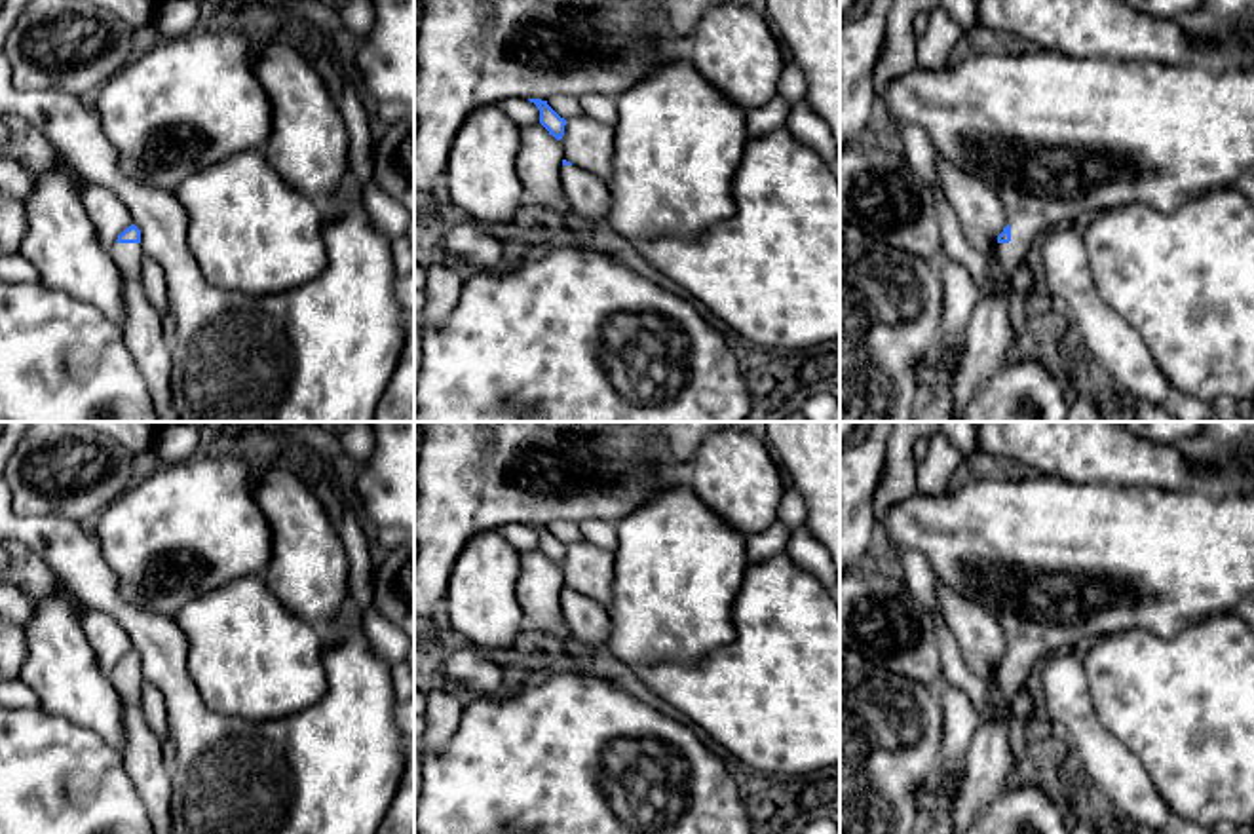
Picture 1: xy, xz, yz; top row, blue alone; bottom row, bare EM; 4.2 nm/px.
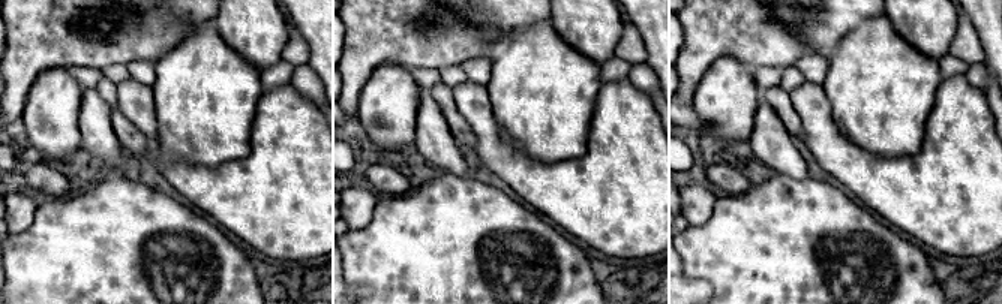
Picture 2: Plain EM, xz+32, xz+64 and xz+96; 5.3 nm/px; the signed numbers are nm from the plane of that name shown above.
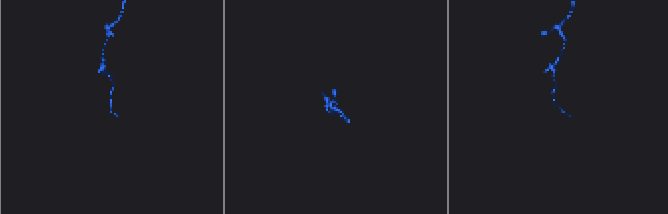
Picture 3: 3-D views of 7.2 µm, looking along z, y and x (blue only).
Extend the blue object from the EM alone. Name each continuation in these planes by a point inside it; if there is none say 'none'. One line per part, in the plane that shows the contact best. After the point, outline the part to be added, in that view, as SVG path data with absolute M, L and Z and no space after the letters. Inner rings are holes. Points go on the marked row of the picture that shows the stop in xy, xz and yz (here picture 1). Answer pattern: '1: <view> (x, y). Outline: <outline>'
1: yz (1055, 137). Outline: M973 44L942 68L916 65L893 80L885 106L899 129L922 127L940 158L984 182L999 198L1011 226L1011 241L996 243L986 256L990 289L978 294L967 321L963 359L952 389L954 422L1013 346L1011 272L1051 228L1074 224L1085 213L1098 215L1130 203L1172 213L1216 190L1235 190L1254 207L1254 66L1218 72L1208 65L1075 59L1045 49L1013 55L1003 44Z

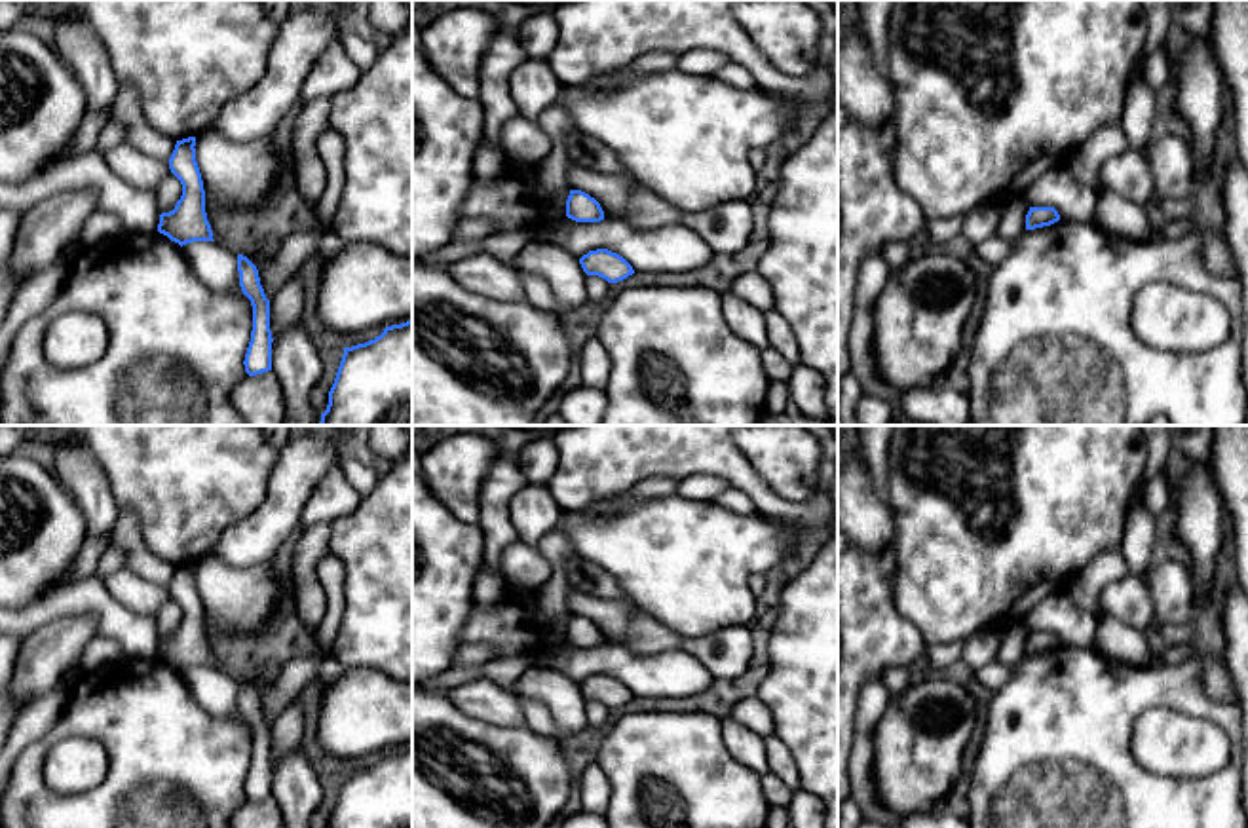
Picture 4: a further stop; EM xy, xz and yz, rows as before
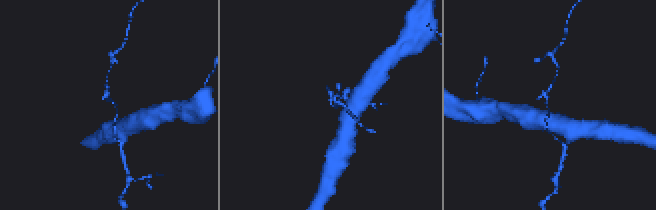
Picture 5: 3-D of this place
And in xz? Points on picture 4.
none

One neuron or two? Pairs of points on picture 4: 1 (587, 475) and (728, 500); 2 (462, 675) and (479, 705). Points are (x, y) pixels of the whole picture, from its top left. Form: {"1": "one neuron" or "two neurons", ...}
{"1": "two neurons", "2": "two neurons"}

